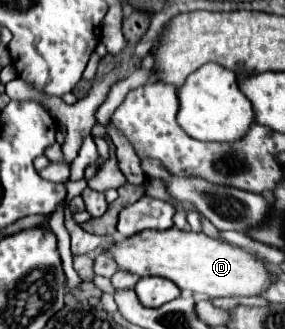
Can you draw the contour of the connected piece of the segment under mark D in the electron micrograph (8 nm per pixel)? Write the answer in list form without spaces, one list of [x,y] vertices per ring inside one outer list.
[[[144,229],[134,237],[116,241],[108,247],[122,271],[134,273],[138,277],[158,275],[176,283],[182,291],[192,291],[214,297],[234,297],[234,295],[260,295],[268,285],[268,269],[264,263],[256,261],[250,253],[240,247],[232,247],[224,241],[212,239],[204,233],[170,229]]]

